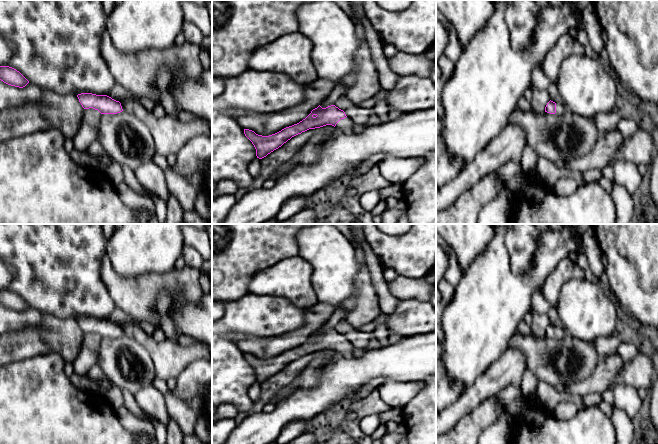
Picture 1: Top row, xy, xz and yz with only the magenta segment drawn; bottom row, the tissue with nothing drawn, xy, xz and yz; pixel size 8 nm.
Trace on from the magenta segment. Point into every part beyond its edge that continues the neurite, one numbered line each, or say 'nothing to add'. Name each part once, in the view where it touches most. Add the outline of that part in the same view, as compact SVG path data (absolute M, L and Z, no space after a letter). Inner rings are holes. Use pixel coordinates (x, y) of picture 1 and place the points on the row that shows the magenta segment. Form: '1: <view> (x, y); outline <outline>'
1: xz (345, 125); outline M346 117L337 123L335 128L342 133L355 133L353 130L353 124L353 121L350 118Z

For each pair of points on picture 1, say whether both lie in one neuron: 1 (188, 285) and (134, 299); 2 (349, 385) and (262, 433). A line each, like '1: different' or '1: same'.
1: same
2: same

